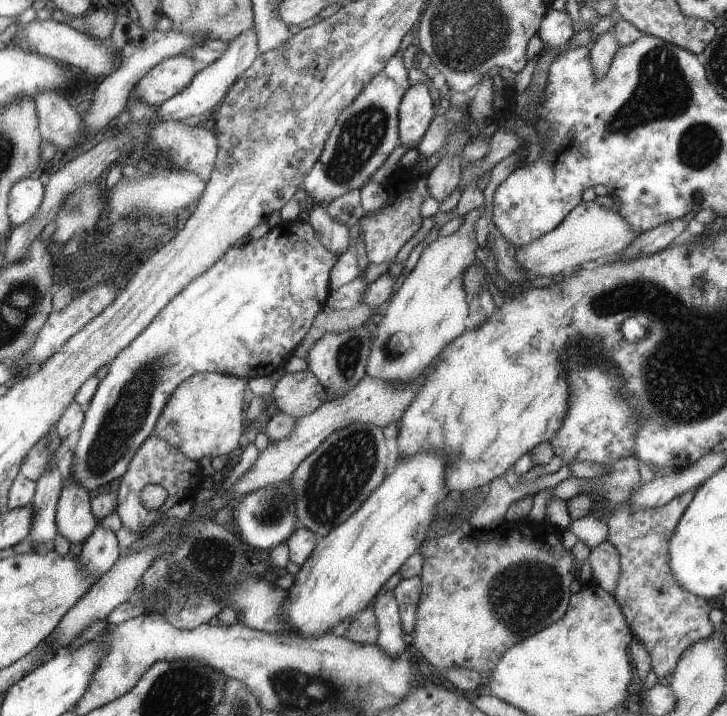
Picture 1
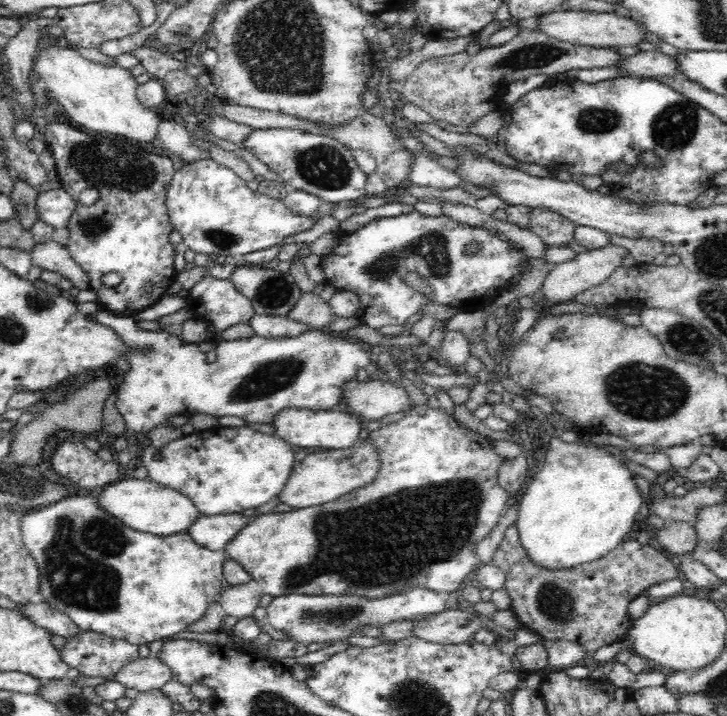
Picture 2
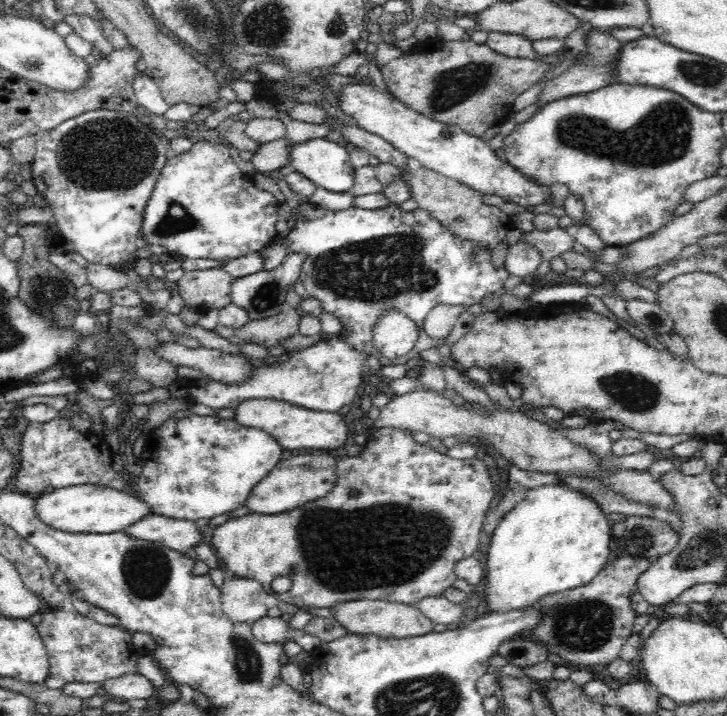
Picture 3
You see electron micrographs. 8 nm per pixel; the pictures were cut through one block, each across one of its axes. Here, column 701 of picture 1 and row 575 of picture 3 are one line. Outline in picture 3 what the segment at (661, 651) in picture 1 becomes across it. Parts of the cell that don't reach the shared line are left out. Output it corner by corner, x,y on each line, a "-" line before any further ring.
628,557
612,560
604,566
588,584
570,590
547,594
540,597
532,605
536,611
539,611
540,621
531,628
531,639
542,643
549,652
558,654
563,660
572,662
572,667
581,668
590,666
590,664
608,664
619,657
622,645
626,639
633,633
634,618
636,612
632,612
630,606
630,594
638,590
636,582
638,577
653,564
653,560
645,557

